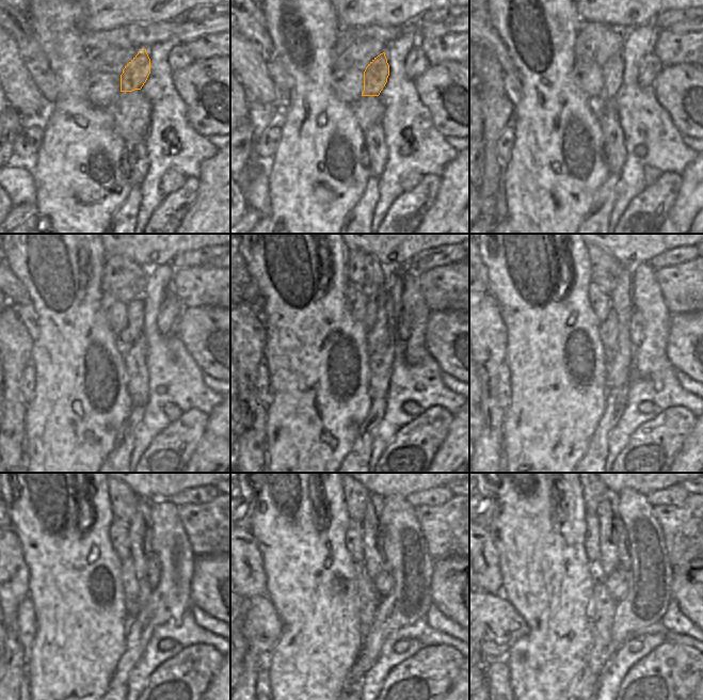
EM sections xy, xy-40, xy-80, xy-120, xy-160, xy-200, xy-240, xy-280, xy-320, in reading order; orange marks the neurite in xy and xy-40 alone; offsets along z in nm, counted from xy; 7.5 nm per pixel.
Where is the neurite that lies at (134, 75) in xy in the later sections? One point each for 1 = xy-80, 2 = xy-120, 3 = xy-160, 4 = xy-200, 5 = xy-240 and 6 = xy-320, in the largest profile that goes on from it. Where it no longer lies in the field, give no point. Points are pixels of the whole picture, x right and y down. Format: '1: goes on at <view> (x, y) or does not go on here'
1: goes on at xy-80 (612, 69)
2: goes on at xy-120 (132, 331)
3: goes on at xy-160 (376, 320)
4: goes on at xy-200 (608, 331)
5: goes on at xy-240 (130, 585)
6: goes on at xy-320 (601, 607)

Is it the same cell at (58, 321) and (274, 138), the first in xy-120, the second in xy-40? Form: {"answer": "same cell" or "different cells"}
{"answer": "different cells"}

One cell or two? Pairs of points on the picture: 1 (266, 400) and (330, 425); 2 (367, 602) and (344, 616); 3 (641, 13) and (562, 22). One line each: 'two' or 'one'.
1: two
2: two
3: two

